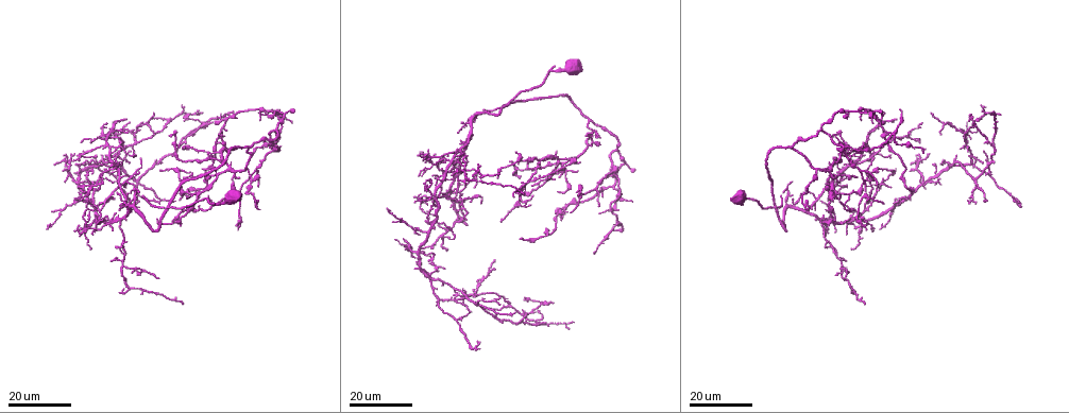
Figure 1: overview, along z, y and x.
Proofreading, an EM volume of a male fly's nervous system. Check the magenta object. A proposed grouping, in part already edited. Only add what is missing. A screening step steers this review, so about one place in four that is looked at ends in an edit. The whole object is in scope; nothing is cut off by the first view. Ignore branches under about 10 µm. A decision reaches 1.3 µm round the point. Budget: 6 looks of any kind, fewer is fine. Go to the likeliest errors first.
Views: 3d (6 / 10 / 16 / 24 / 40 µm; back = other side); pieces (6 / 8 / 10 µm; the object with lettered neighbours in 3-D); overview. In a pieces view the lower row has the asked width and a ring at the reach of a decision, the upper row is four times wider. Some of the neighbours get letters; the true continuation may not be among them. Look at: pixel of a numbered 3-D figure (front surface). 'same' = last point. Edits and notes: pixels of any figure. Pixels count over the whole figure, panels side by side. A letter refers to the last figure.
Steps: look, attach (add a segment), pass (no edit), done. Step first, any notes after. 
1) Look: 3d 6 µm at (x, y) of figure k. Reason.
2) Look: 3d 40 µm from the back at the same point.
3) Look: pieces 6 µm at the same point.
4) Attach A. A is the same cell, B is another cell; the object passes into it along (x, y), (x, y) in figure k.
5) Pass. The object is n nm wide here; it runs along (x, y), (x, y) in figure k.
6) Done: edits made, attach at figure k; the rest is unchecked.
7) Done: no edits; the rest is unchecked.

Look: 3d 16 µm at (993, 111) of figure 1. Free end.

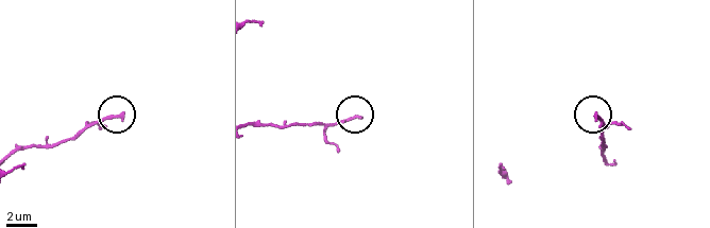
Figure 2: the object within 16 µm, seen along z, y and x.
Look: pieces 8 µm at (358, 116) of figure 2.

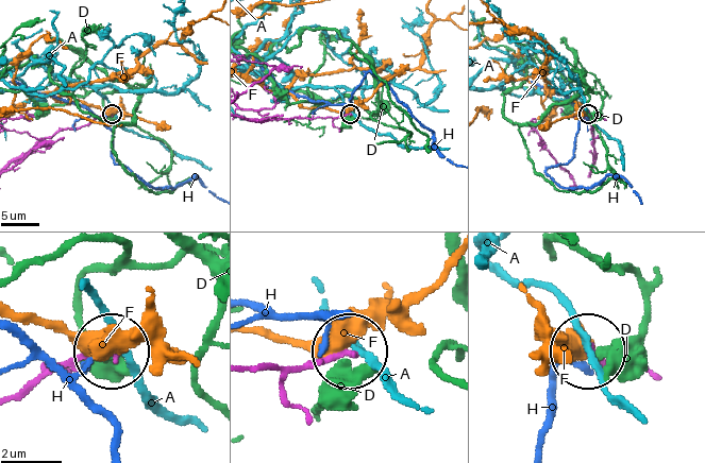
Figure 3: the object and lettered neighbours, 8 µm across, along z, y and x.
Pass. A, D, F and H are other cells; it runs along (252, 370), (305, 370), (349, 355) in figure 3; no lettered segment goes on from it.

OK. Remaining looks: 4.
Look: 3d 16 µm at (257, 185) of figure 1. Branch stops here.

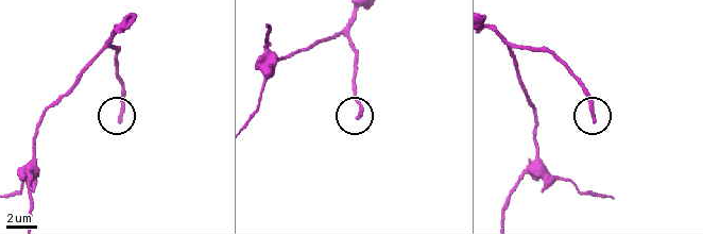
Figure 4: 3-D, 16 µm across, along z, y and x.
Look: pieces 10 µm at (120, 122) of figure 4. What lies round it.

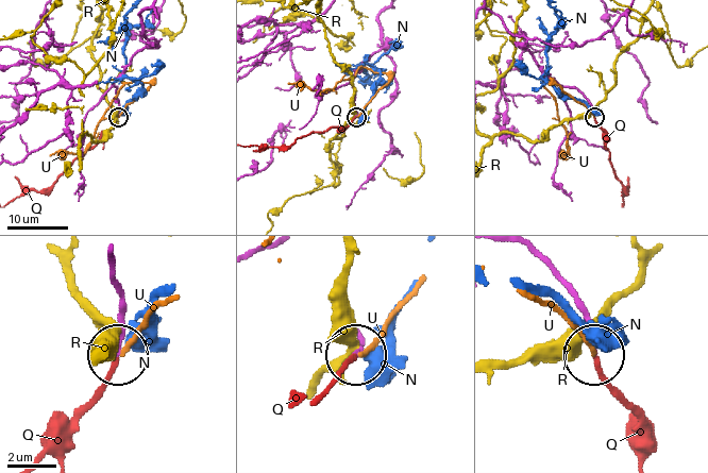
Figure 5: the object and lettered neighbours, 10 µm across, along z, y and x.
Attach Q. Q is the same cell, N, R and U are other cells; the object passes into it along (119, 293), (115, 370), (70, 432), (39, 455) in figure 5; it goes on there.

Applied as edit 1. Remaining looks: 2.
Done: edits made, attach at figure 5; the rest is unchecked.

